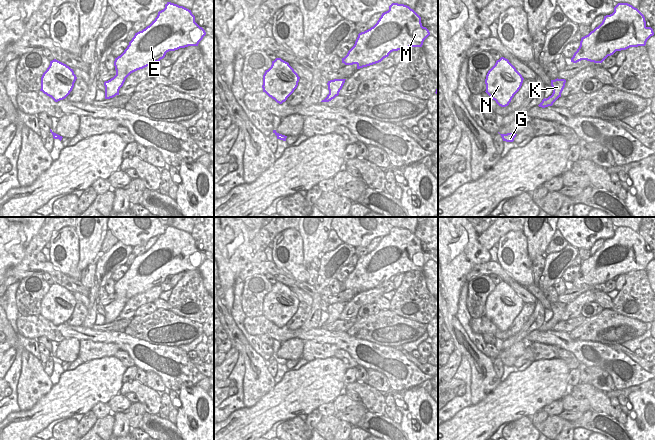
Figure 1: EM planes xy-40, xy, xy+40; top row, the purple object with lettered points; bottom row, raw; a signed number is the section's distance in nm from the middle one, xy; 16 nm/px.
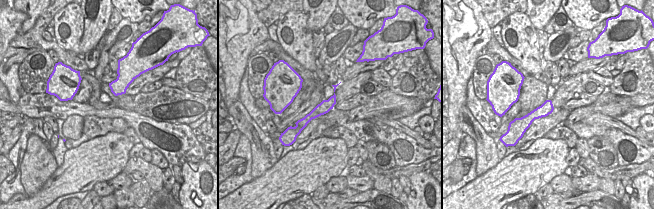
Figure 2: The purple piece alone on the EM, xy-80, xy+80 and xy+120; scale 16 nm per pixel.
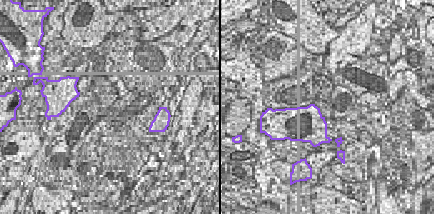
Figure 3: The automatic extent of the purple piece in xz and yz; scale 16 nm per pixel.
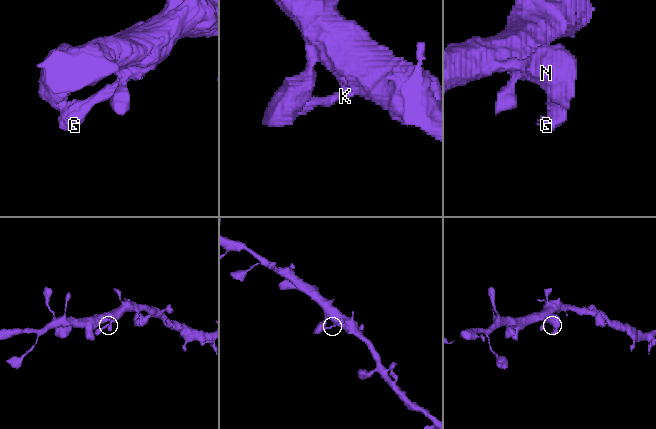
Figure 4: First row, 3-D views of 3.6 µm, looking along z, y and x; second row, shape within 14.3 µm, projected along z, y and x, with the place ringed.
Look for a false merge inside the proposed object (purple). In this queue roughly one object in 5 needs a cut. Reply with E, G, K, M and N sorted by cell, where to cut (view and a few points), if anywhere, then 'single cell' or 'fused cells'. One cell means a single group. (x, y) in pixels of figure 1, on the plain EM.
groups E G K M N; cut none; single cell

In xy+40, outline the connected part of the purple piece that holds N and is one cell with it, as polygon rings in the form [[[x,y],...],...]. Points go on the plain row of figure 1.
[[[501,281],[488,295],[486,317],[501,331],[506,331],[522,310],[524,302],[509,286]]]

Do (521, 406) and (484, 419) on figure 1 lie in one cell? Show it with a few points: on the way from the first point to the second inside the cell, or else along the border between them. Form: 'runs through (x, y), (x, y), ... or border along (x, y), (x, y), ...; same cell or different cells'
runs through (512, 406), (500, 406), (493, 411); same cell

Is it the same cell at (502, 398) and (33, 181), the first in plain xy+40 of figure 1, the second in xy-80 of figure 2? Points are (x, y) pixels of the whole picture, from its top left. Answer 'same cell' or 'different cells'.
different cells

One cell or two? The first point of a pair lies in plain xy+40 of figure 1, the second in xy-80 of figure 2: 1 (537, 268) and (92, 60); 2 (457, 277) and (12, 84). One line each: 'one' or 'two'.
1: one
2: two

